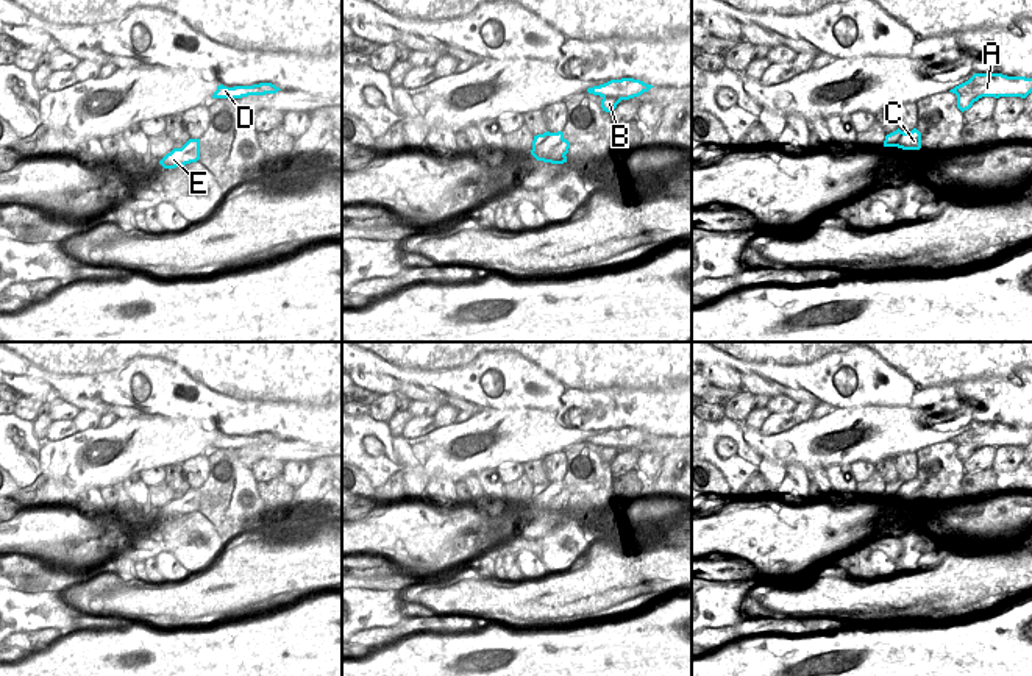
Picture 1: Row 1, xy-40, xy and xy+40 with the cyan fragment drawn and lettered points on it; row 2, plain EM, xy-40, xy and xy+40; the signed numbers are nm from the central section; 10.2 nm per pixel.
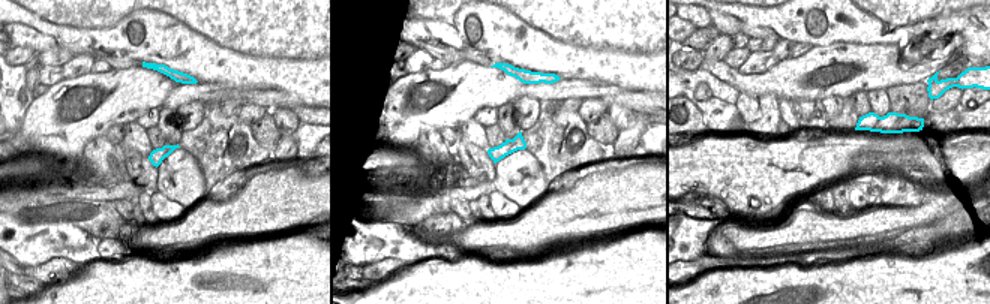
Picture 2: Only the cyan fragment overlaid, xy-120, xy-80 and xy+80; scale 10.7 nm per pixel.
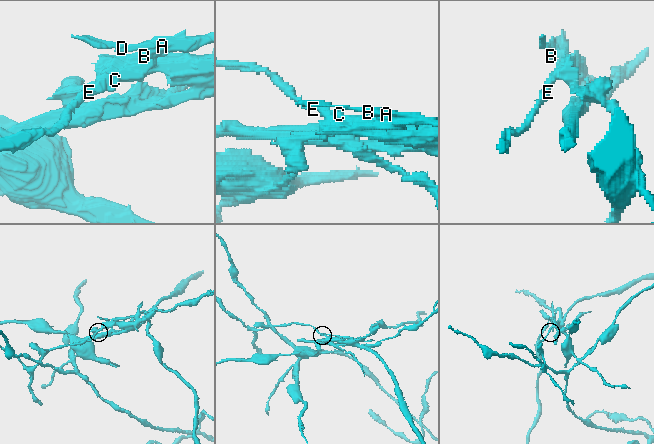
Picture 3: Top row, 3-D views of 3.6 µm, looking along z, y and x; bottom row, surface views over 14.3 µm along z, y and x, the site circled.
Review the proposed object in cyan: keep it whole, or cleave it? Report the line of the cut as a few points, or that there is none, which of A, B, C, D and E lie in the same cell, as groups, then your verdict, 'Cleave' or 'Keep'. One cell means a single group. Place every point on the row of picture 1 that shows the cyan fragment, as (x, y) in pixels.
Split along xy (540, 135), (548, 135), (555, 142), (548, 161). Groups: A B C D / E. Cleave

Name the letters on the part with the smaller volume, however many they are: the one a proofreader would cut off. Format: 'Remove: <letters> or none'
Remove: E

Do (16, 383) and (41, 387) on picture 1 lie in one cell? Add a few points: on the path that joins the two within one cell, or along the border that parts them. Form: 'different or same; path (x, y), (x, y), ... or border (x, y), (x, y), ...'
same; path (22, 384), (35, 387)

